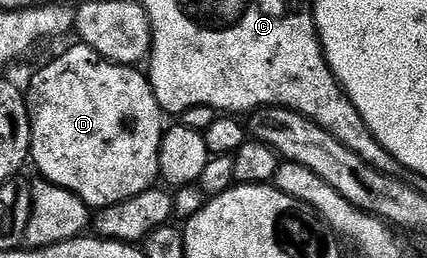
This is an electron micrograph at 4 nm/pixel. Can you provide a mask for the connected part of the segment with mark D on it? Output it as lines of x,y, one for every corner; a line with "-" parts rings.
75,44
71,50
64,51
59,58
52,59
30,82
30,90
28,89
26,94
26,105
30,107
30,156
33,165
38,165
38,170
42,173
39,175
45,181
72,192
81,202
91,208
120,204
140,192
151,189
159,181
158,153
164,133
164,125
162,126
164,112
156,100
154,90
150,87
149,77
143,71
141,74
140,71
141,69
133,66
119,66
116,62
107,62
92,47

